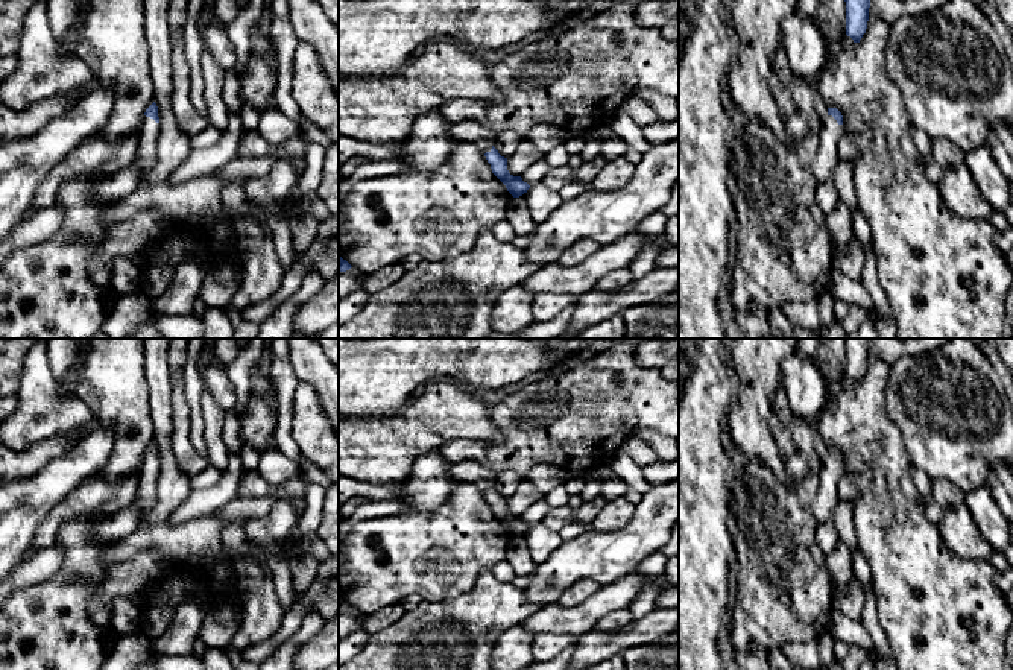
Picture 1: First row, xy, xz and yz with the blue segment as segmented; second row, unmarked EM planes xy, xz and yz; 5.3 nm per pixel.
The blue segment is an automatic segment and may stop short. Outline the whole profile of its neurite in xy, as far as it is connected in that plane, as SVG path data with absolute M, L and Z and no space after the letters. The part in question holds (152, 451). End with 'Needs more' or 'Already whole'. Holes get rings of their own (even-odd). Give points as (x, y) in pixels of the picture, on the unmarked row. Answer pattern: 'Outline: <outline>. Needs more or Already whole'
Outline: M153 442L144 453L140 468L138 492L134 501L93 529L99 541L118 542L131 535L153 509L159 479L158 447Z. Needs more

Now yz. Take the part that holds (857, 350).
Outline: M844 339L846 375L860 383L867 369L870 339Z. Already whole

